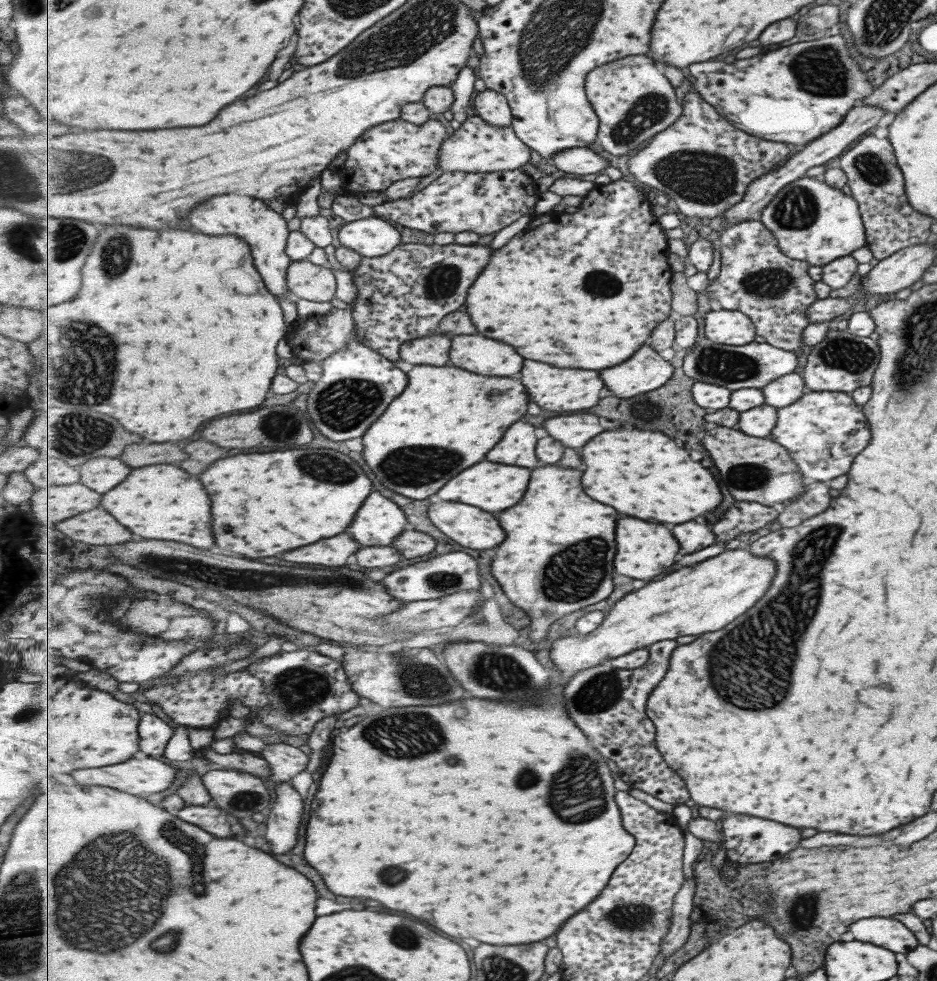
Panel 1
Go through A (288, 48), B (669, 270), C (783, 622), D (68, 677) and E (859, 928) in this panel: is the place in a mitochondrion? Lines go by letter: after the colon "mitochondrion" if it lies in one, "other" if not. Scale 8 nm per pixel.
A: other
B: other
C: mitochondrion
D: other
E: other

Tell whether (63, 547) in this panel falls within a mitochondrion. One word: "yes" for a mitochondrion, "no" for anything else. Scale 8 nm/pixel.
no

